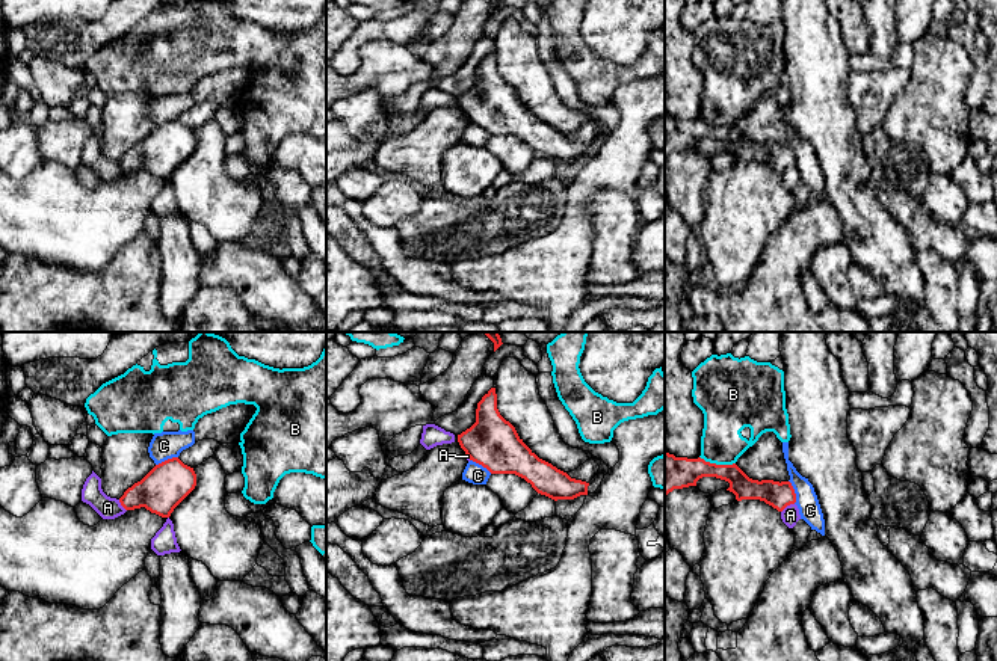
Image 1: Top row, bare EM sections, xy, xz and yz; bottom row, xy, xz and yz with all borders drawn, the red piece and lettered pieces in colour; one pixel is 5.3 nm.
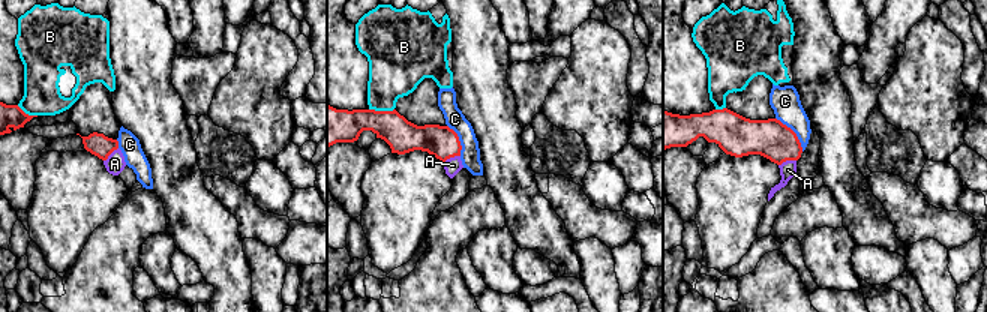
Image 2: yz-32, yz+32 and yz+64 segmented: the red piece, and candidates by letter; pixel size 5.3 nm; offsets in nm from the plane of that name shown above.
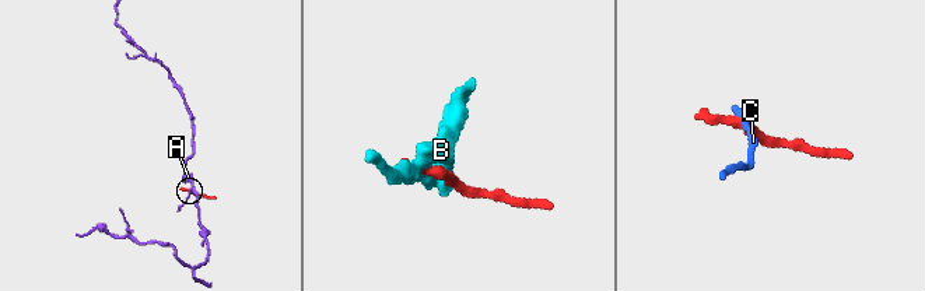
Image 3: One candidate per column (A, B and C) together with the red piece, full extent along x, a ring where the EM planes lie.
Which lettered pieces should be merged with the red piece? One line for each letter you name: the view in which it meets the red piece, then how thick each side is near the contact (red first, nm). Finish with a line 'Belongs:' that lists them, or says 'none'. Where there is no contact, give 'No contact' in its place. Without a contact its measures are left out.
Belongs: none

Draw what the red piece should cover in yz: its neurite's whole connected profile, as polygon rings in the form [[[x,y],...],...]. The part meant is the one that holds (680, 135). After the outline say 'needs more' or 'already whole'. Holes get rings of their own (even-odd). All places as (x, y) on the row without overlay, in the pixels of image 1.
[[[665,115],[665,158],[674,151],[683,151],[696,148],[696,143],[702,139],[716,139],[730,145],[727,152],[736,157],[737,163],[742,161],[760,161],[772,168],[778,174],[782,174],[787,168],[796,164],[796,155],[790,143],[773,143],[773,142],[752,142],[749,140],[736,125],[733,127],[716,127],[705,124],[704,121],[687,121],[675,119],[674,116]]]; already whole

